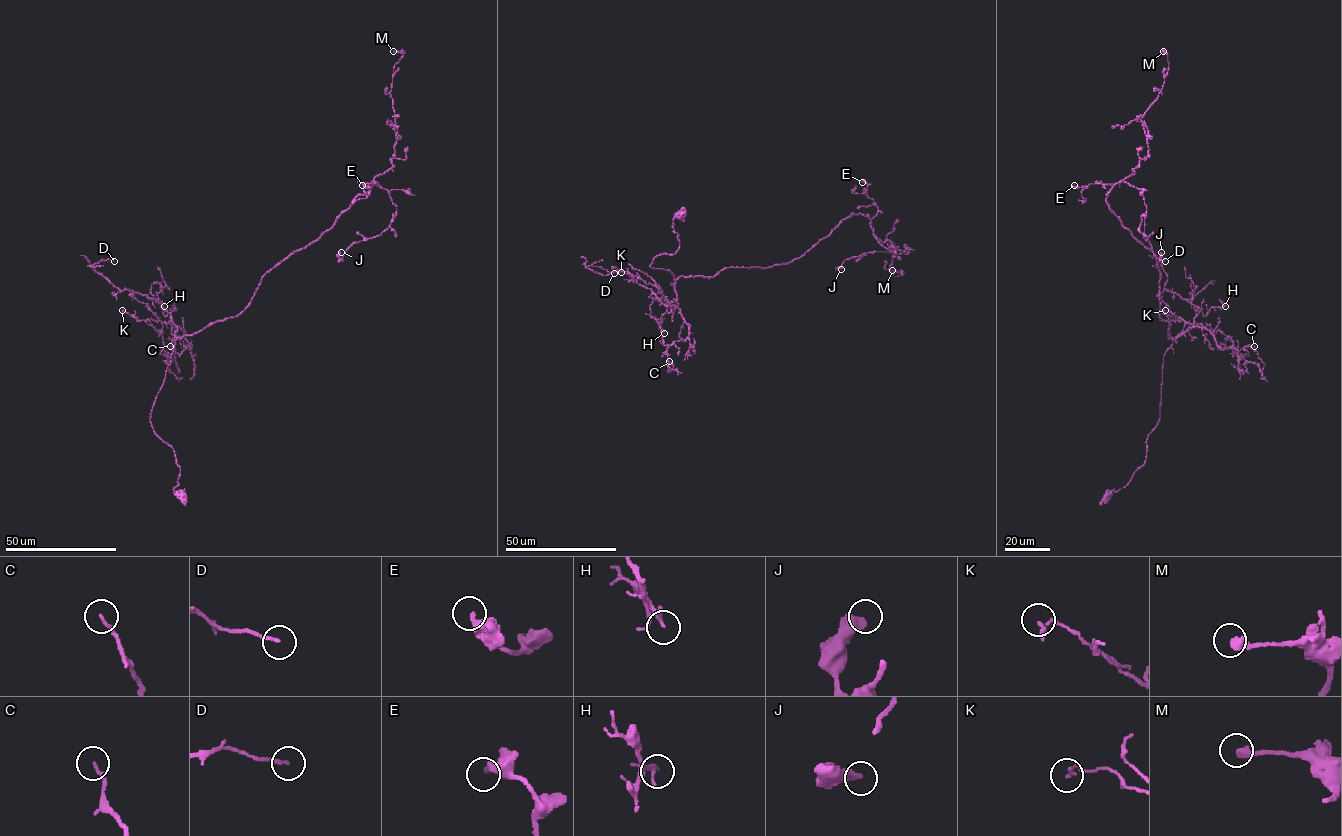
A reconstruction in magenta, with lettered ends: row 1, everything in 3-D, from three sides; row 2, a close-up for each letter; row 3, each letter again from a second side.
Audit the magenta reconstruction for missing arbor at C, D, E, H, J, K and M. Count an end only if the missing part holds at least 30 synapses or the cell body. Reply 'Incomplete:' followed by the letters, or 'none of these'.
Incomplete: none of these

